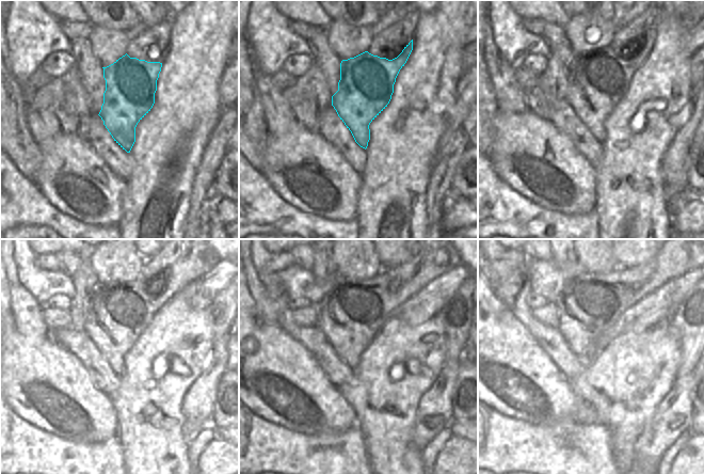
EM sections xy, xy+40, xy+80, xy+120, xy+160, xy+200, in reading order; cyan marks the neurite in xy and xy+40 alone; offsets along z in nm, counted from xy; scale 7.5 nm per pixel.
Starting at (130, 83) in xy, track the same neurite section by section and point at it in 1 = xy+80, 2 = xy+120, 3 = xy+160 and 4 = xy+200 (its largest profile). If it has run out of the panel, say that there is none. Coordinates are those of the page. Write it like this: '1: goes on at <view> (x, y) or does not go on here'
1: goes on at xy+80 (597, 80)
2: goes on at xy+120 (116, 315)
3: goes on at xy+160 (352, 312)
4: goes on at xy+200 (588, 302)

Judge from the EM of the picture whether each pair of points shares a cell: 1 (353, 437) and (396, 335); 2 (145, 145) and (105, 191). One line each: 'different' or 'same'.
1: different
2: different

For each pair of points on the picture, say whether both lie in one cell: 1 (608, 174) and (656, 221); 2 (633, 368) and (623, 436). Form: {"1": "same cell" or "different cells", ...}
{"1": "same cell", "2": "same cell"}

